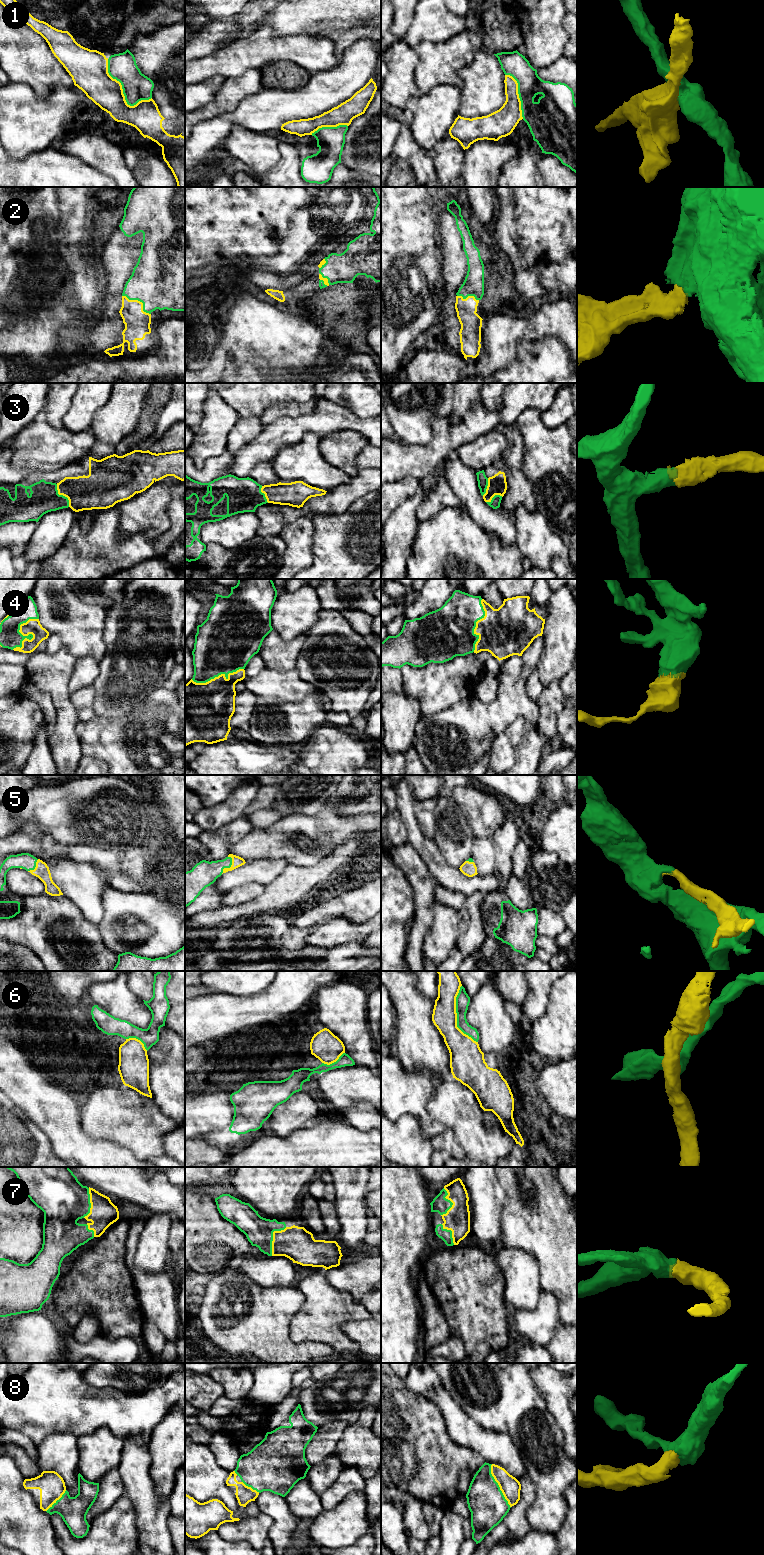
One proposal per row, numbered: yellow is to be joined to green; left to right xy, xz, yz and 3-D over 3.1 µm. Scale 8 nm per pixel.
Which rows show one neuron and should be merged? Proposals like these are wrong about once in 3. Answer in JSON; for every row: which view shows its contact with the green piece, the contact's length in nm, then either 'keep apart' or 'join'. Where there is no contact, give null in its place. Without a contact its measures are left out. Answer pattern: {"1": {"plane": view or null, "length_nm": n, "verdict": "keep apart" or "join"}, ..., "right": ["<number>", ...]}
{"1": {"plane": "xy", "length_nm": 480, "verdict": "keep apart"}, "2": {"plane": "xy", "length_nm": 280, "verdict": "join"}, "3": {"plane": "xy", "length_nm": 220, "verdict": "join"}, "4": {"plane": "xy", "length_nm": 340, "verdict": "join"}, "5": {"plane": "xz", "length_nm": 160, "verdict": "join"}, "6": {"plane": "yz", "length_nm": 480, "verdict": "keep apart"}, "7": {"plane": "xz", "length_nm": 260, "verdict": "join"}, "8": {"plane": "yz", "length_nm": 380, "verdict": "join"}, "right": ["2", "3", "4", "5", "7", "8"]}

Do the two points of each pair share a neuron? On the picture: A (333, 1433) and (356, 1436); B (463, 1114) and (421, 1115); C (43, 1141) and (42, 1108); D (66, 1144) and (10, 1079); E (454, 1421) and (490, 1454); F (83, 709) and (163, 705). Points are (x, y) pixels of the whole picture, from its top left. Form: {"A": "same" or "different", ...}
{"A": "different", "B": "different", "C": "different", "D": "same", "E": "same", "F": "different"}

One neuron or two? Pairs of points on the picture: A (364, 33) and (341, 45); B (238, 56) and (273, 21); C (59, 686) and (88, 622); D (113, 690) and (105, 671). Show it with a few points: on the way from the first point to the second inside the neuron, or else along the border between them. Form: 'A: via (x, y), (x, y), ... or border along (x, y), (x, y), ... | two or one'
A: via (358, 33), (352, 34), (347, 39) | one
B: border along (258, 28), (269, 27), (276, 36), (289, 35) | two
C: border along (63, 645), (78, 657) | two
D: via (113, 685), (113, 679), (110, 676) | one

